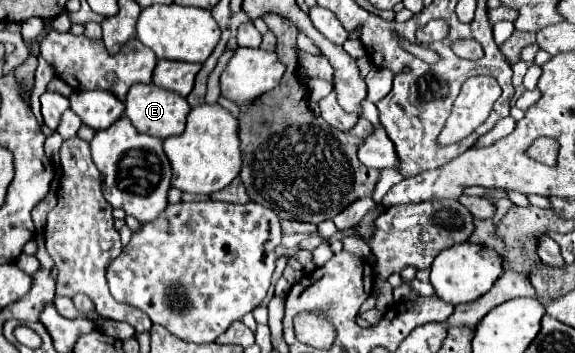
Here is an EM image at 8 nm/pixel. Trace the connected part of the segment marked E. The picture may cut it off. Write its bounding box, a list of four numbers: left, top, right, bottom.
[124,84,190,140]

